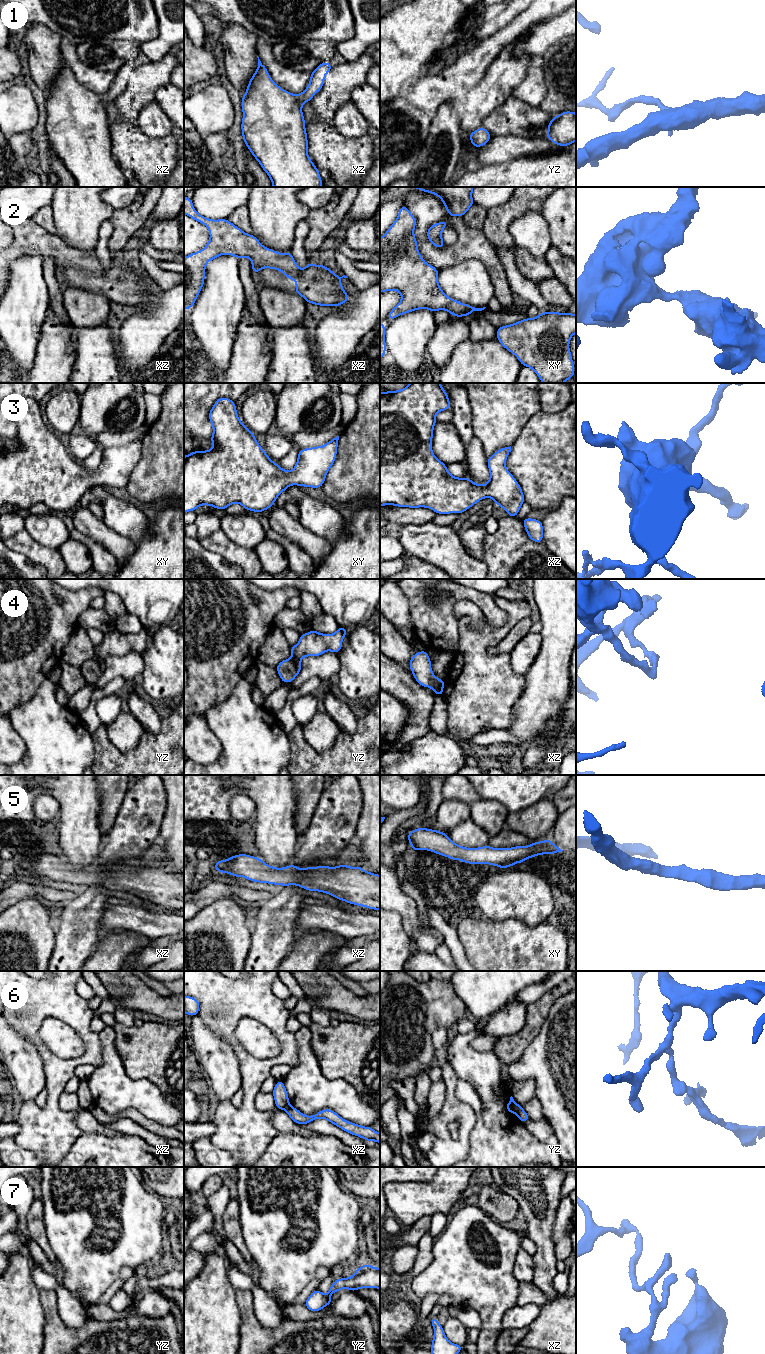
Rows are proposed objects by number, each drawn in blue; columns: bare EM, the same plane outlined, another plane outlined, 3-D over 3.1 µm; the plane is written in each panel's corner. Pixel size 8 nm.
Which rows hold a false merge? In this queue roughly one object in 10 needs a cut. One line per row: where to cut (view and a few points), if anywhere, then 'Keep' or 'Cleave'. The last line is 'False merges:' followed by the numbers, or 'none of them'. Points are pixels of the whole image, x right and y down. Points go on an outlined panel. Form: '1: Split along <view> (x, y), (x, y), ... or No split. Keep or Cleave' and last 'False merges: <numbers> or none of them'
1: No split. Keep
2: No split. Keep
3: No split. Keep
4: Split along yz (291, 657), (299, 661). Cleave
5: No split. Keep
6: Split along yz (516, 1104), (514, 1112). Cleave
7: No split. Keep
False merges: 4, 6

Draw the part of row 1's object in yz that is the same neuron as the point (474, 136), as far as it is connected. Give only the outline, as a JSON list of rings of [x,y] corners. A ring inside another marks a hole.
[[[480,127],[470,133],[469,139],[474,147],[482,147],[489,142],[491,134],[484,127]]]

